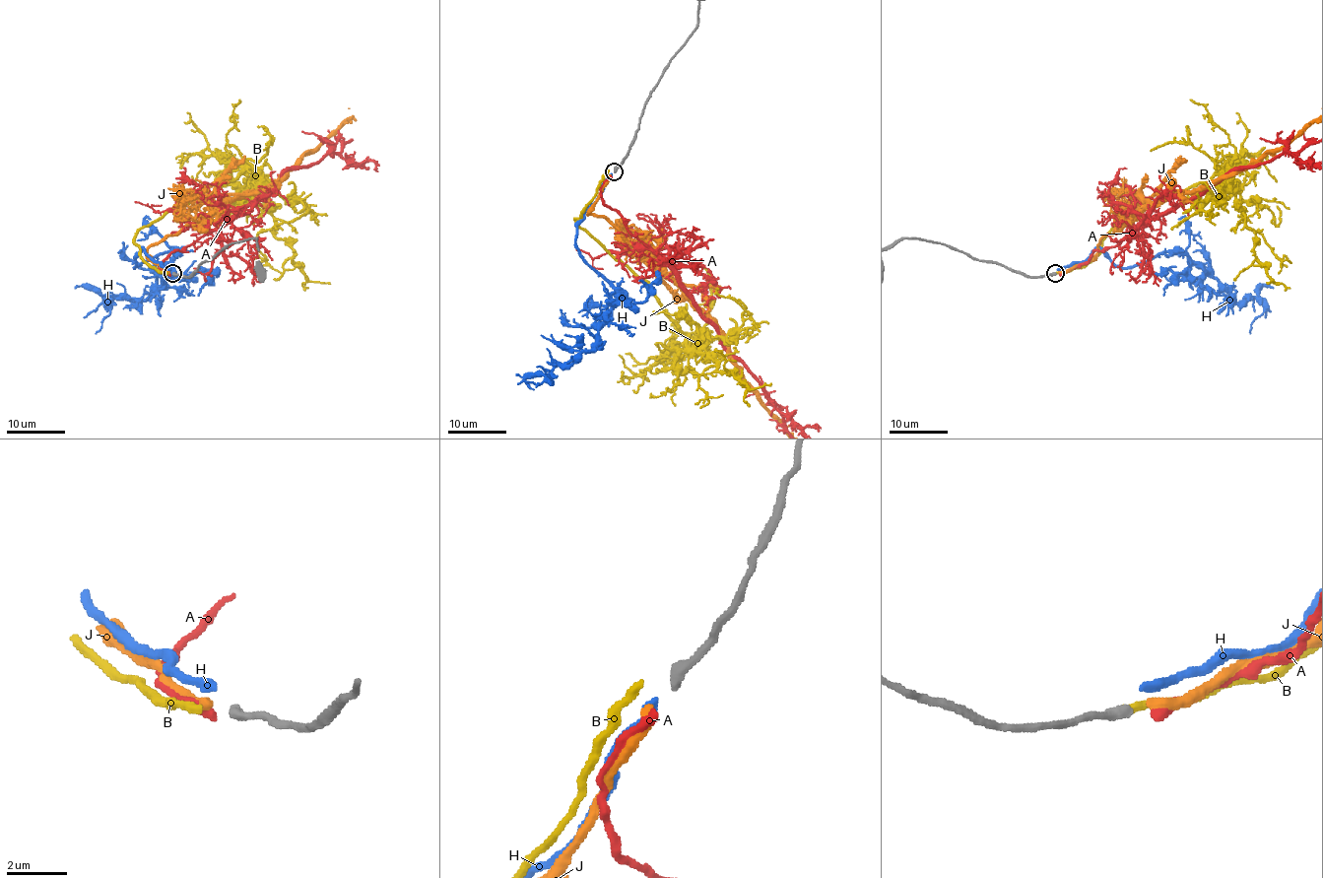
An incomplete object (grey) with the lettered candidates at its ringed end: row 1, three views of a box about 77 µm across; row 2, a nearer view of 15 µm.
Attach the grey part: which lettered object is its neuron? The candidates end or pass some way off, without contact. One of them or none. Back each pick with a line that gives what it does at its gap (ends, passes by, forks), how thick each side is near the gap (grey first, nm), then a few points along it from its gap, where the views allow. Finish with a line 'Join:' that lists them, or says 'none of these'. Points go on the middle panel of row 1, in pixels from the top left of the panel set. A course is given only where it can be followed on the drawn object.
Join: none of these

